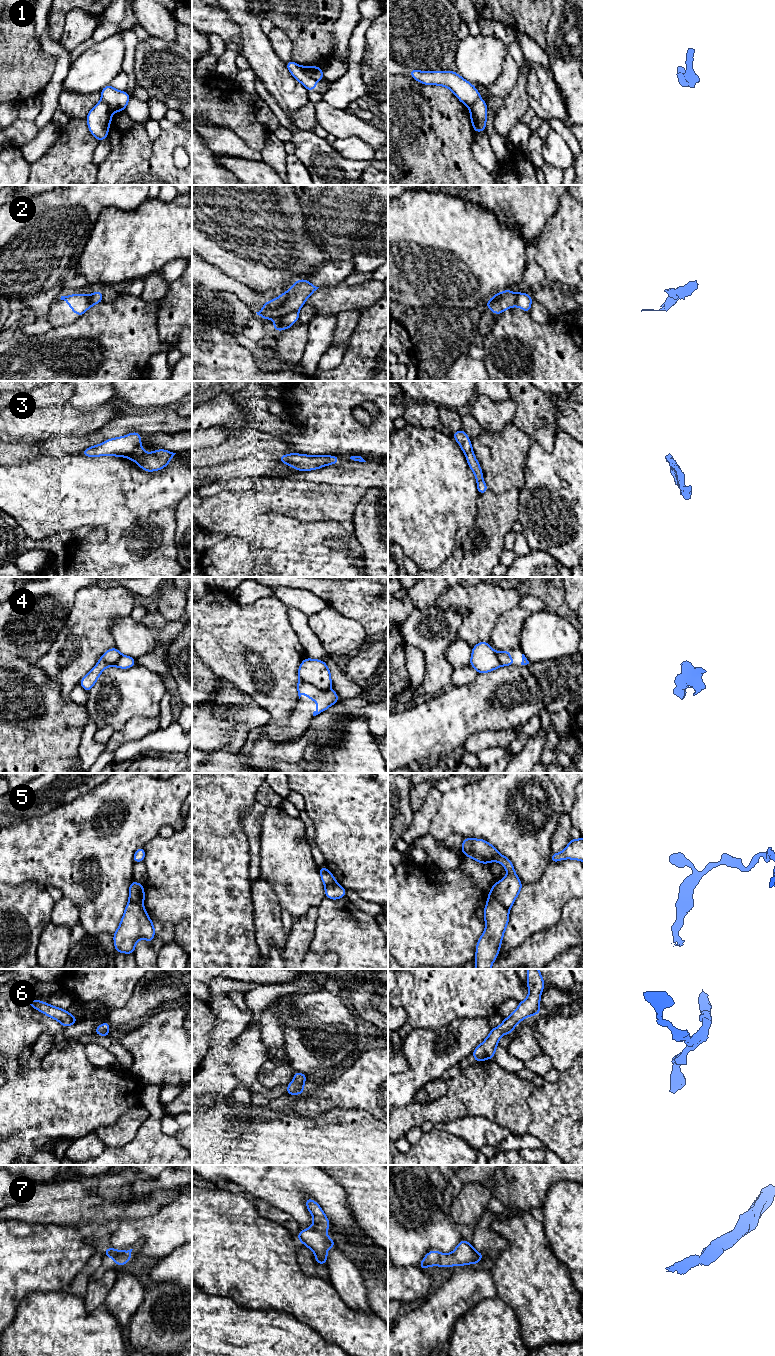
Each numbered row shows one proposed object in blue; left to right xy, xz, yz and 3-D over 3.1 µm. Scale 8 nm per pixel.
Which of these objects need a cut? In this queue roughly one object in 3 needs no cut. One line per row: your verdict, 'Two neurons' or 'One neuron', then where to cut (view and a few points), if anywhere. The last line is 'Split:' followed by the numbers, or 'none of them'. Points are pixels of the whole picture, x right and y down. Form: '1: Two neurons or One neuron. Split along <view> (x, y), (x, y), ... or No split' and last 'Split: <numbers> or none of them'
1: Two neurons. Split along xz (301, 67), (315, 81)
2: Two neurons. Split along xz (297, 310), (284, 314), (276, 320)
3: One neuron. No split
4: Two neurons. Split along xz (300, 680), (310, 683), (319, 689), (327, 690)
5: Two neurons. Split along yz (489, 893), (508, 910)
6: One neuron. No split
7: One neuron. No split
Split: 1, 2, 4, 5

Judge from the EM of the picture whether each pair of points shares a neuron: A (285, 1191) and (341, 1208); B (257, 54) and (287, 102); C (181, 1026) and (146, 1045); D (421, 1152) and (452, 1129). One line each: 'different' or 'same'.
A: same
B: same
C: same
D: different

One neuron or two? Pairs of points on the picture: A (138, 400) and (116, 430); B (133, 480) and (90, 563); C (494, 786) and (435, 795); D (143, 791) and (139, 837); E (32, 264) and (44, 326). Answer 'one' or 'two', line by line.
A: two
B: two
C: two
D: one
E: one

